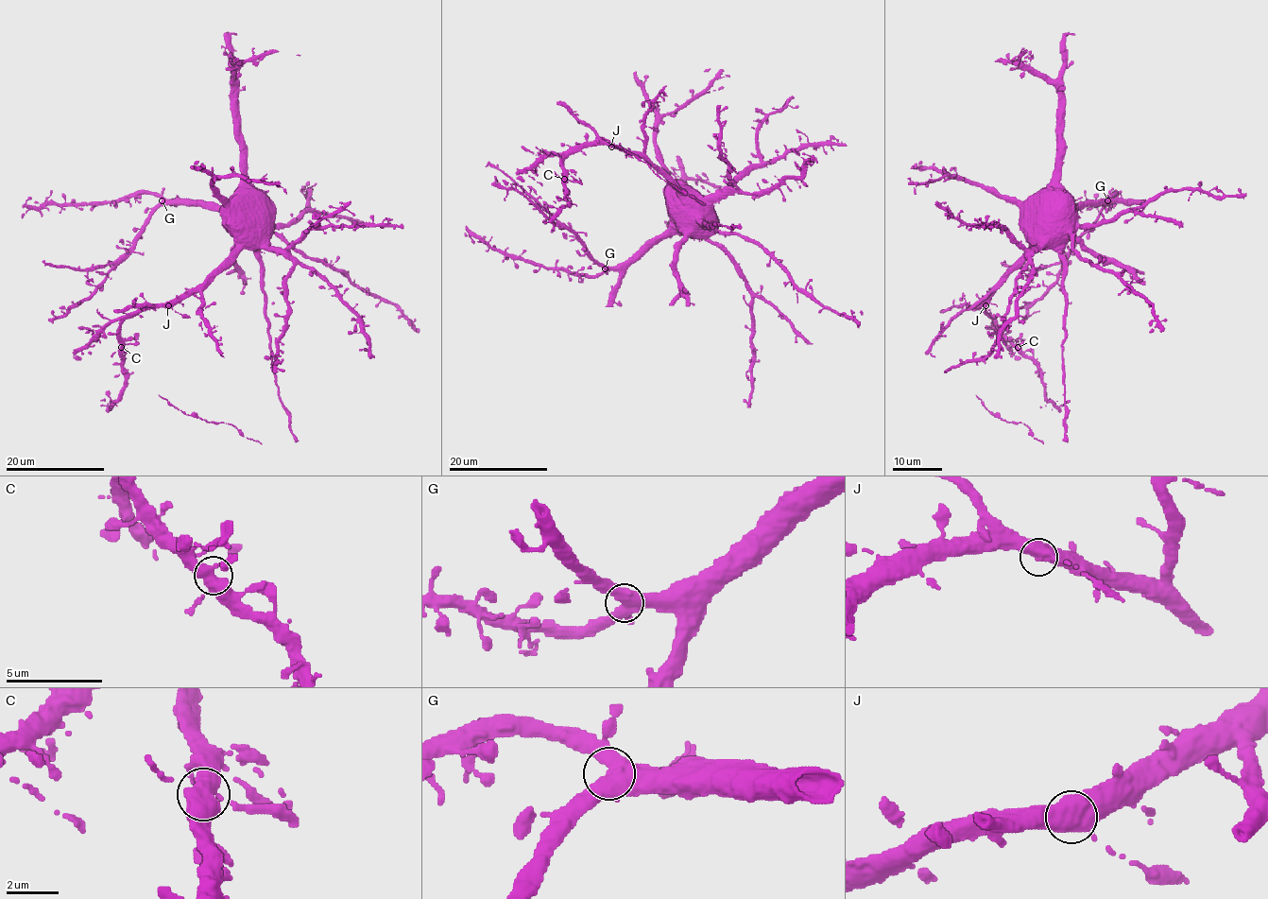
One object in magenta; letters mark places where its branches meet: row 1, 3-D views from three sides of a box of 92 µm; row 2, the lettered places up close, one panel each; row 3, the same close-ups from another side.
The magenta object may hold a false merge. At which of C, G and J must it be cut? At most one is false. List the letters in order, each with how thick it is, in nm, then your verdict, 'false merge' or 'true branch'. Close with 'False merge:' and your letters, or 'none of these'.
C: 440 nm | true branch
G: 480 nm | true branch
J: 460 nm | true branch
False merge: none of these

